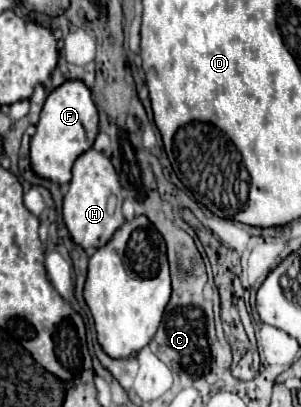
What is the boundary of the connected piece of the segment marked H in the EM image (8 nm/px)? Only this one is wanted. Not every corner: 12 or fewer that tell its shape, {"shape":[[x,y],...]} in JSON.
{"shape":[[90,149],[72,167],[64,225],[100,249],[124,225],[118,175]]}

